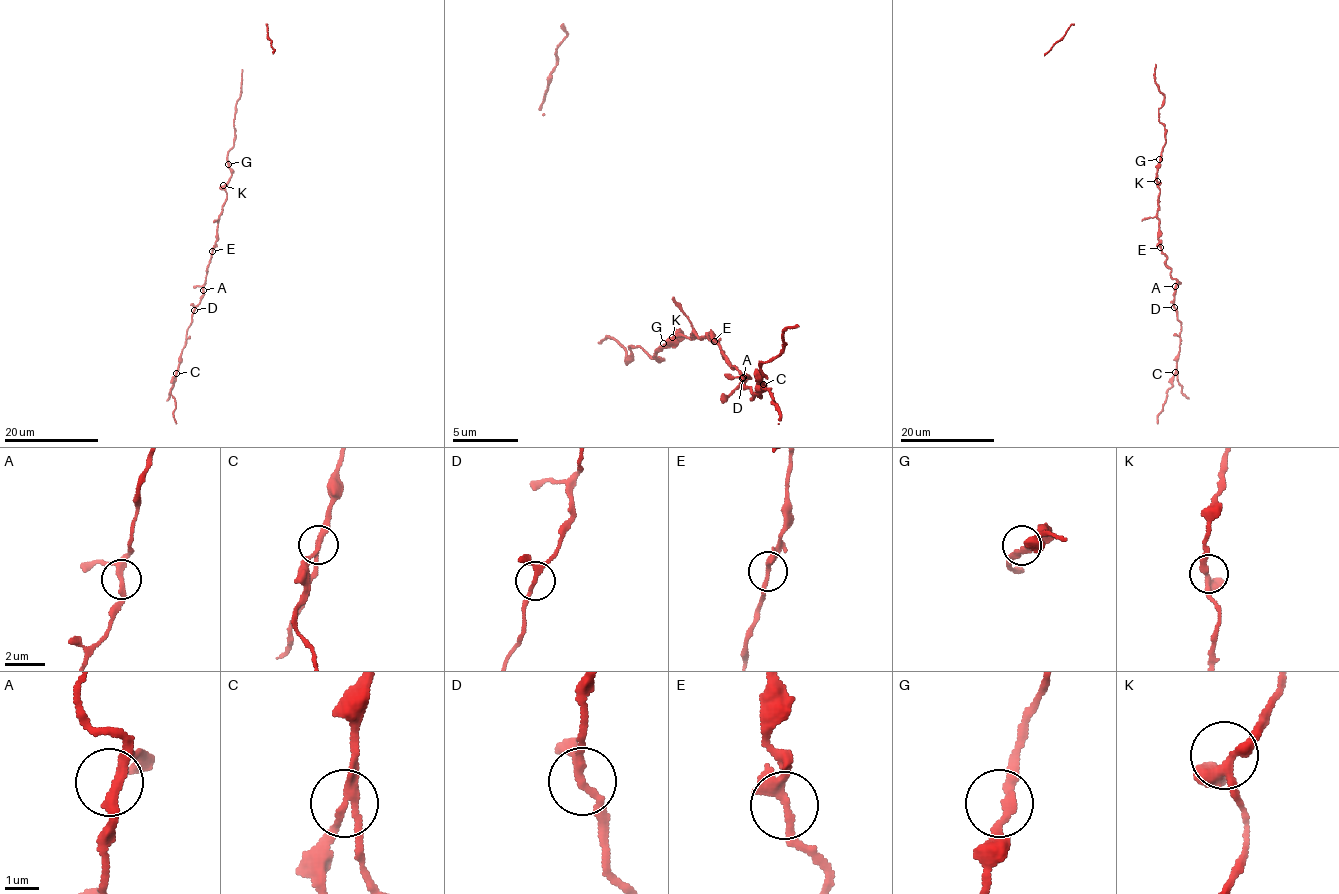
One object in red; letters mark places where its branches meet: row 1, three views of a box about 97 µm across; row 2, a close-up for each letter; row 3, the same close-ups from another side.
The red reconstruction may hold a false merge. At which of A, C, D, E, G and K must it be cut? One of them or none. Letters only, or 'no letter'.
C

